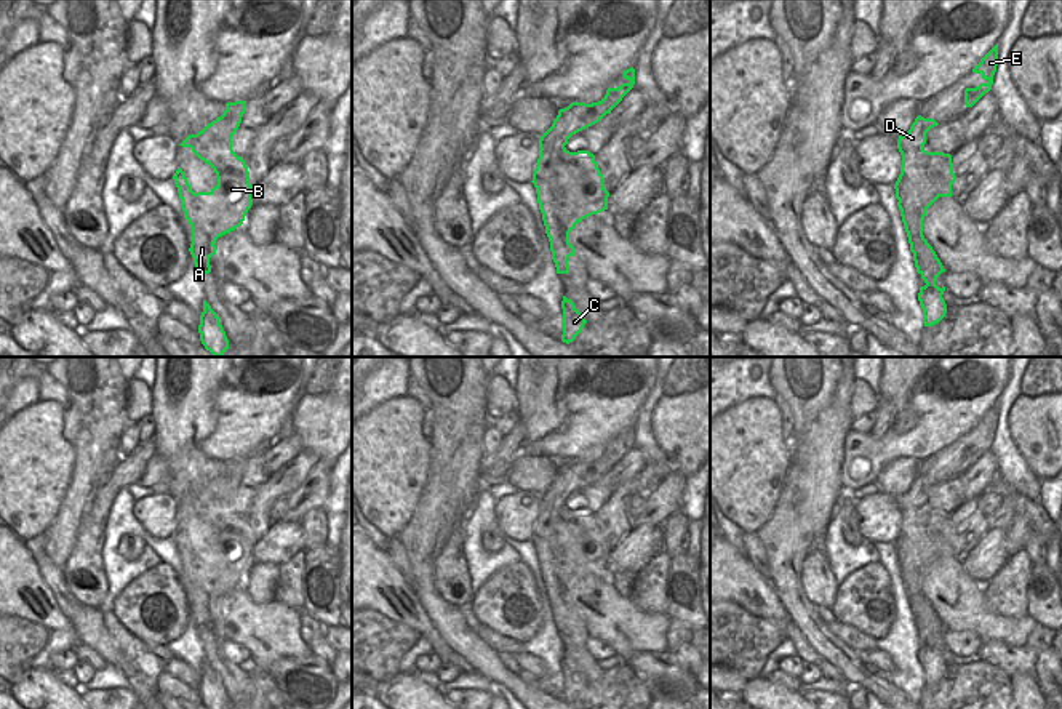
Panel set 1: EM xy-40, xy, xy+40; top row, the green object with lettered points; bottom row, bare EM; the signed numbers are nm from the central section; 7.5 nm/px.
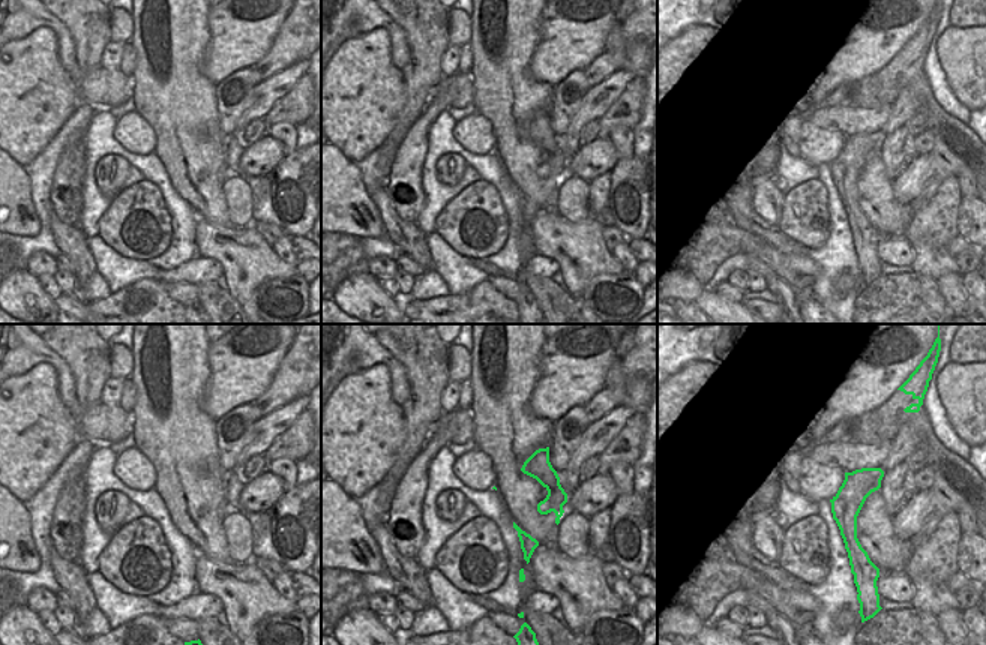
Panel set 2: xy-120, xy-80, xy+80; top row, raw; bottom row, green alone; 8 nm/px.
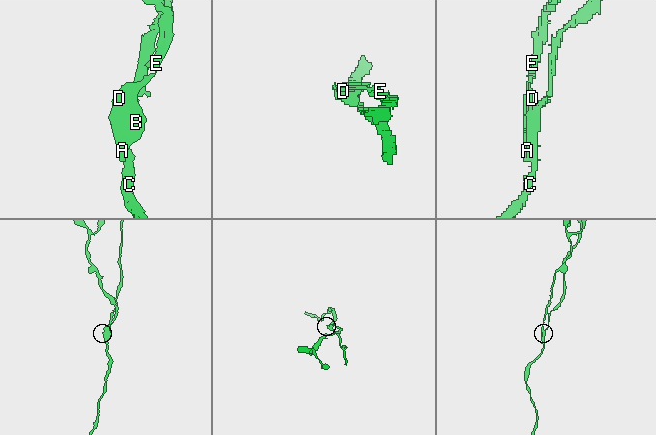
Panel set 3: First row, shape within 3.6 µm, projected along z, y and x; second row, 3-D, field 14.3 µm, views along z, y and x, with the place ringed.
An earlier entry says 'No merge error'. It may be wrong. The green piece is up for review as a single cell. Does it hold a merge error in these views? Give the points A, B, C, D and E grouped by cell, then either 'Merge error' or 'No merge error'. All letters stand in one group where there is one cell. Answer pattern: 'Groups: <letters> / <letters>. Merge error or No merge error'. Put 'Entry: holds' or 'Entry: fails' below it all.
Groups: A D E / B C. Merge error
Entry: fails

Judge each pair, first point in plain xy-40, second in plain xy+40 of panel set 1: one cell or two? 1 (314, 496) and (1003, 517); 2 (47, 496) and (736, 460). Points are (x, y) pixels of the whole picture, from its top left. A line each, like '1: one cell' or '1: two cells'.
1: one cell
2: one cell

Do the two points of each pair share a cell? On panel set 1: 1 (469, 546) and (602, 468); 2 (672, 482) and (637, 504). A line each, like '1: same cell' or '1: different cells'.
1: different cells
2: different cells

